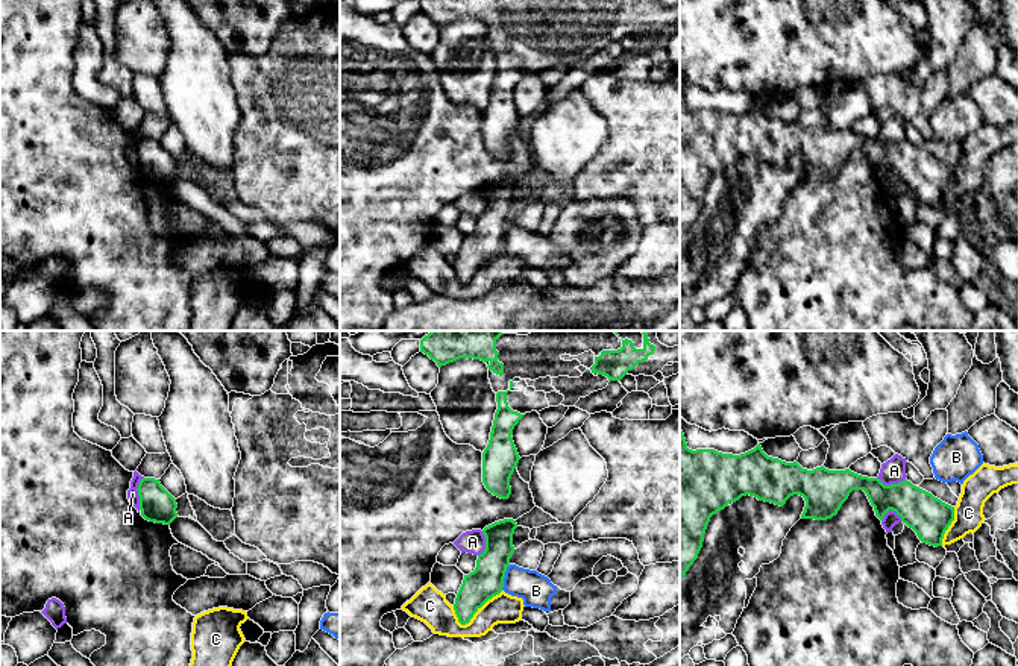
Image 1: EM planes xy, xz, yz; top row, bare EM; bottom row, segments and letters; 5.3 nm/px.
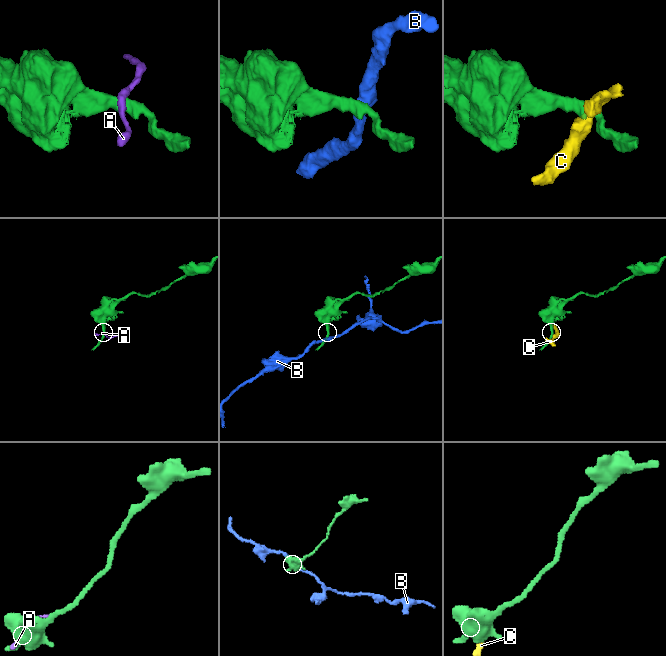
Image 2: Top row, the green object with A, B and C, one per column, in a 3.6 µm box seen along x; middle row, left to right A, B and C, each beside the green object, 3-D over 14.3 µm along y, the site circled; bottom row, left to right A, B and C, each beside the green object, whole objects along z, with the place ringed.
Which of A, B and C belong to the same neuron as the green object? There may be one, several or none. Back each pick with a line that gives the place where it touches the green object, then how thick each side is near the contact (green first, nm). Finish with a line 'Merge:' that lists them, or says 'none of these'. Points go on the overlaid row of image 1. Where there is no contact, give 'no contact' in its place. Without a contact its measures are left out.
Merge: none of these

